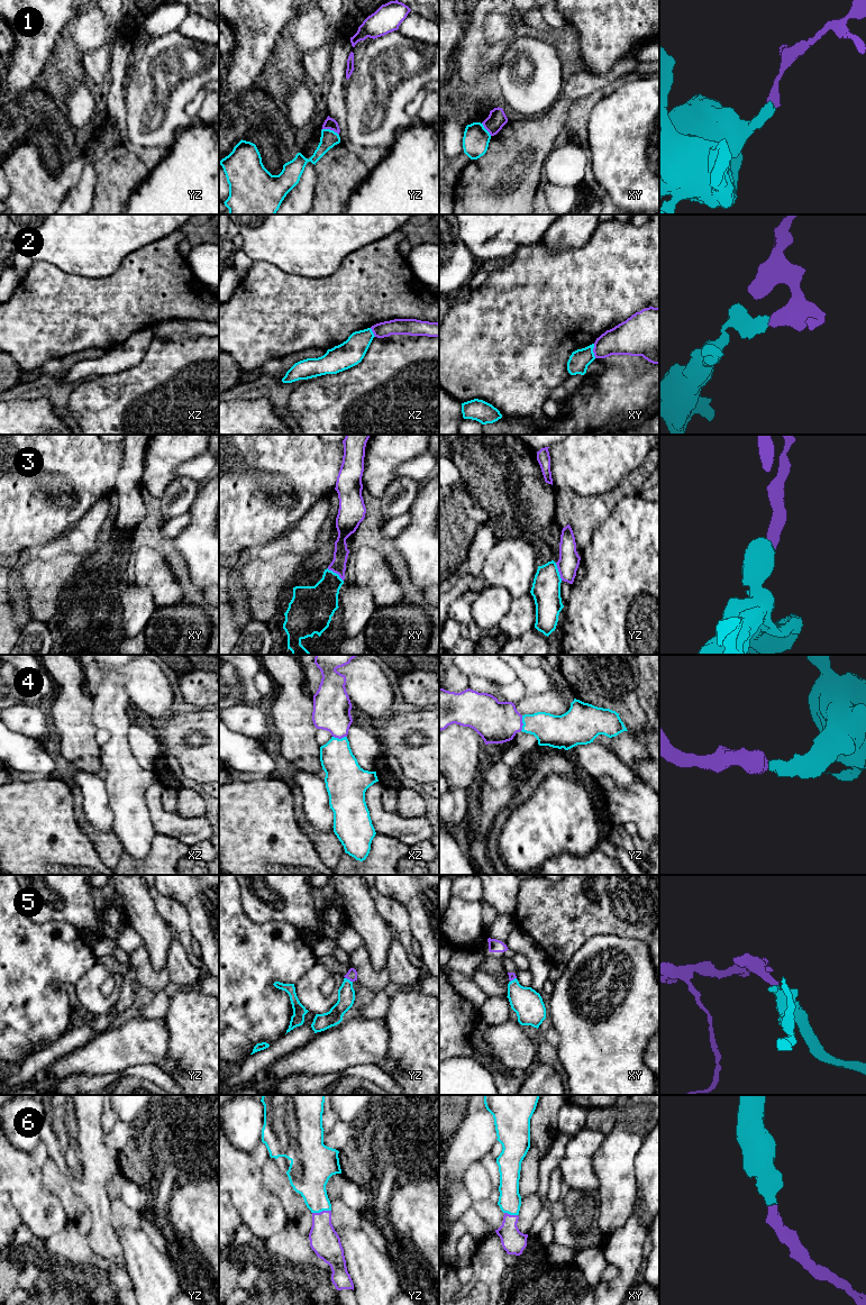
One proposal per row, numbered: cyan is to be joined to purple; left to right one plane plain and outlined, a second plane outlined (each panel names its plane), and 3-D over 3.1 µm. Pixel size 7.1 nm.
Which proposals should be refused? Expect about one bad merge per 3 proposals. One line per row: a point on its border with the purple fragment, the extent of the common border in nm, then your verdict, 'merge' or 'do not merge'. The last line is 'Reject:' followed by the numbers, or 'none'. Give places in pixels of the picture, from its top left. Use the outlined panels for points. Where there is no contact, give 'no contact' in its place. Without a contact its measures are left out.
1: yz (330, 129) | 130 nm | do not merge
2: xy (593, 350) | 110 nm | do not merge
3: yz (558, 571) | 140 nm | do not merge
4: yz (522, 723) | 110 nm | merge
5: yz (348, 978) | 70 nm | merge
6: yz (321, 1212) | 140 nm | merge
Reject: 1, 2, 3

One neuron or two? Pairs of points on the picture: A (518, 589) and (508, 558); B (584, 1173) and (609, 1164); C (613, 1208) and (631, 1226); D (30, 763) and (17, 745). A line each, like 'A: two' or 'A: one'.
A: one
B: two
C: two
D: one

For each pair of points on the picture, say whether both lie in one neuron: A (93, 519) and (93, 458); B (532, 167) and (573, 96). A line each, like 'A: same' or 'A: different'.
A: different
B: same

